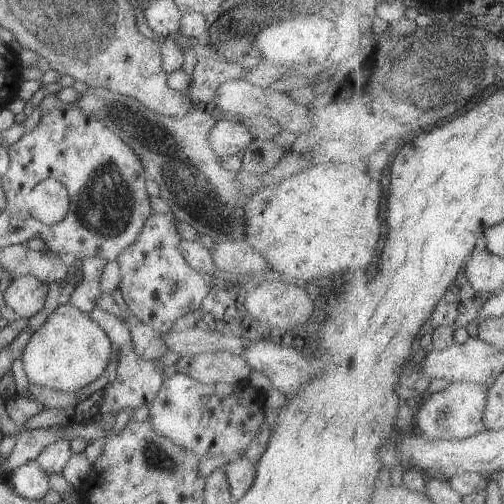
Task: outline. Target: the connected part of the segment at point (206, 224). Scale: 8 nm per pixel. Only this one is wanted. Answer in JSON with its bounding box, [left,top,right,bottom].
[72,86,245,242]

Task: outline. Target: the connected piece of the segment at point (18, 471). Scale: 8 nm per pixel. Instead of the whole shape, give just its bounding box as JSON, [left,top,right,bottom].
[7,459,50,500]

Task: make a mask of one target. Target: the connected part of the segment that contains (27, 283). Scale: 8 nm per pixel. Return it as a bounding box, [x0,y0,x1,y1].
[5,275,49,318]

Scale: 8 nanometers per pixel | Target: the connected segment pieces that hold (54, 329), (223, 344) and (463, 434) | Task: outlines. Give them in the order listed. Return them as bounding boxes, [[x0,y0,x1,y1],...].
[[21,303,112,393],[161,326,248,356],[414,381,489,439]]

